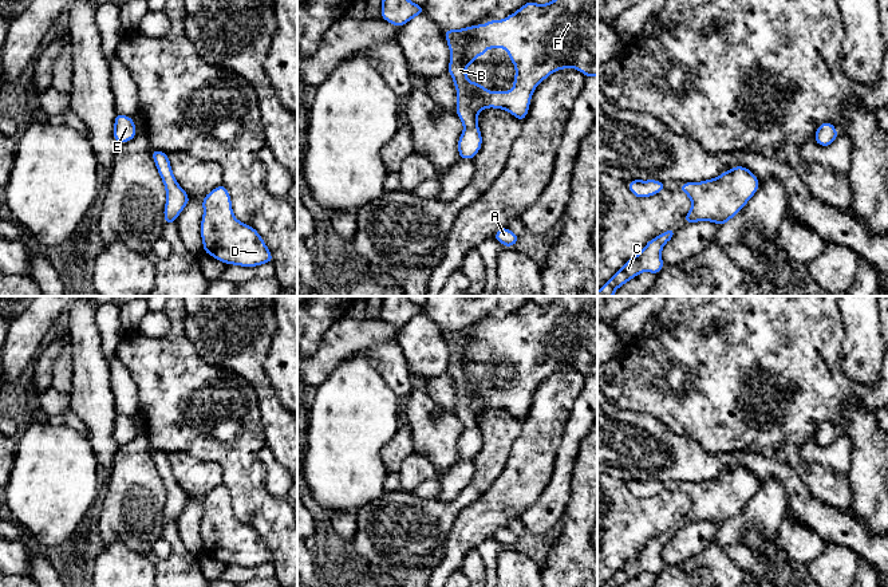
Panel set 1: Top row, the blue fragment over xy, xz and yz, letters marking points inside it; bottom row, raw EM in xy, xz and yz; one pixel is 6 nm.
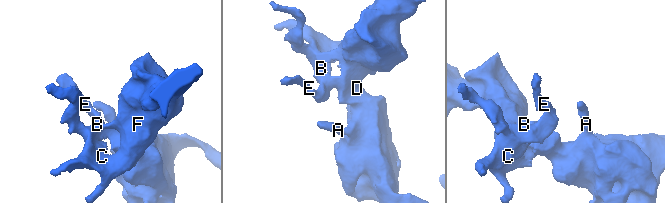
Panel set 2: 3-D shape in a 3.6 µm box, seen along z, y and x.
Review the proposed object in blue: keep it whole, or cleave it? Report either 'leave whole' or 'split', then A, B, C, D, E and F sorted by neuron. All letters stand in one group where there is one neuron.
leave whole; A B C D E F

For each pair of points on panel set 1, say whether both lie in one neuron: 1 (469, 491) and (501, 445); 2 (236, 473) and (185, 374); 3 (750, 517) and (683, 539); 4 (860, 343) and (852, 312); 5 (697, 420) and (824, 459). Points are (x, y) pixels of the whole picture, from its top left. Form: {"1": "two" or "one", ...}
{"1": "one", "2": "one", "3": "two", "4": "one", "5": "two"}

